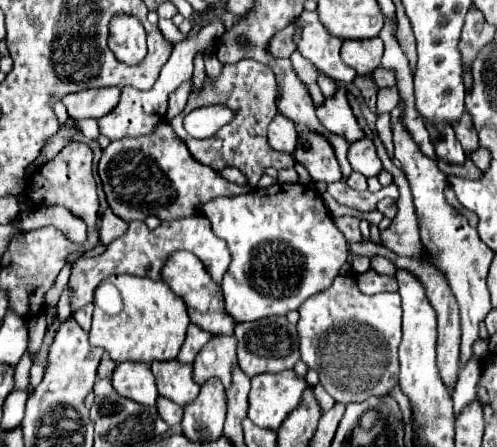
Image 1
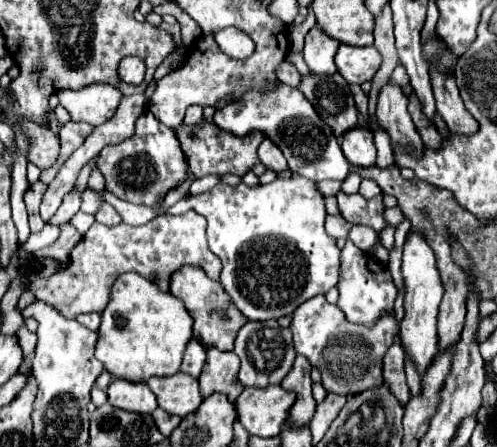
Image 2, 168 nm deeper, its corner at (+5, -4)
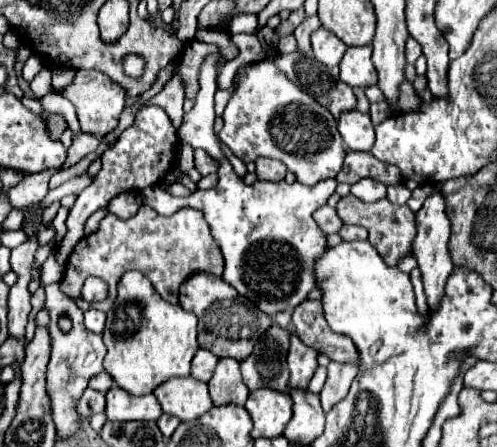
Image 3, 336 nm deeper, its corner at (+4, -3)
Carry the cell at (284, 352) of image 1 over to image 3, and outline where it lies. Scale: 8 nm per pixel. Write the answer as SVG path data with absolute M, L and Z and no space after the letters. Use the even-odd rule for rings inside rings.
M273 322L255 342L253 352L241 360L241 376L249 390L257 388L275 388L287 390L289 370L287 370L287 352L289 352L289 330Z

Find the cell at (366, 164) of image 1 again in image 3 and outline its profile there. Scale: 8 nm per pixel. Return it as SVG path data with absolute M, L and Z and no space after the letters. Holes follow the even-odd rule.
M357 110L347 112L339 118L339 132L349 152L371 152L375 144L375 130L371 118Z

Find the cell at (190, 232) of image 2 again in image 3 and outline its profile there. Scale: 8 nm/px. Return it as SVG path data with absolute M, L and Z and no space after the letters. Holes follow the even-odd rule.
M141 206L139 212L129 220L119 220L113 214L107 214L101 220L97 232L79 240L67 260L59 288L65 296L75 300L75 304L81 310L97 308L109 312L115 300L115 286L119 278L129 270L143 272L167 302L177 304L179 284L185 278L189 278L195 272L209 272L213 276L221 276L223 260L217 244L213 244L211 240L209 226L201 212L195 212L193 208L183 208L173 216L159 216L157 212L153 212L153 208ZM89 276L99 276L107 282L109 294L105 300L87 302L81 298L81 288Z

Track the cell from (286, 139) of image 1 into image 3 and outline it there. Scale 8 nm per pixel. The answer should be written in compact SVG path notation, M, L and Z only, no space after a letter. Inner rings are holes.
M257 158L257 176L259 180L283 180L285 178L285 164L281 164L281 160L275 158Z

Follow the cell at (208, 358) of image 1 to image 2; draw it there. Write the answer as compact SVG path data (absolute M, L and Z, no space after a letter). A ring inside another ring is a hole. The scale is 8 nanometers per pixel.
M208 349L208 359L200 375L200 389L204 397L210 397L212 393L224 393L230 401L236 401L236 397L242 393L242 385L238 379L240 359L232 351L218 351Z

